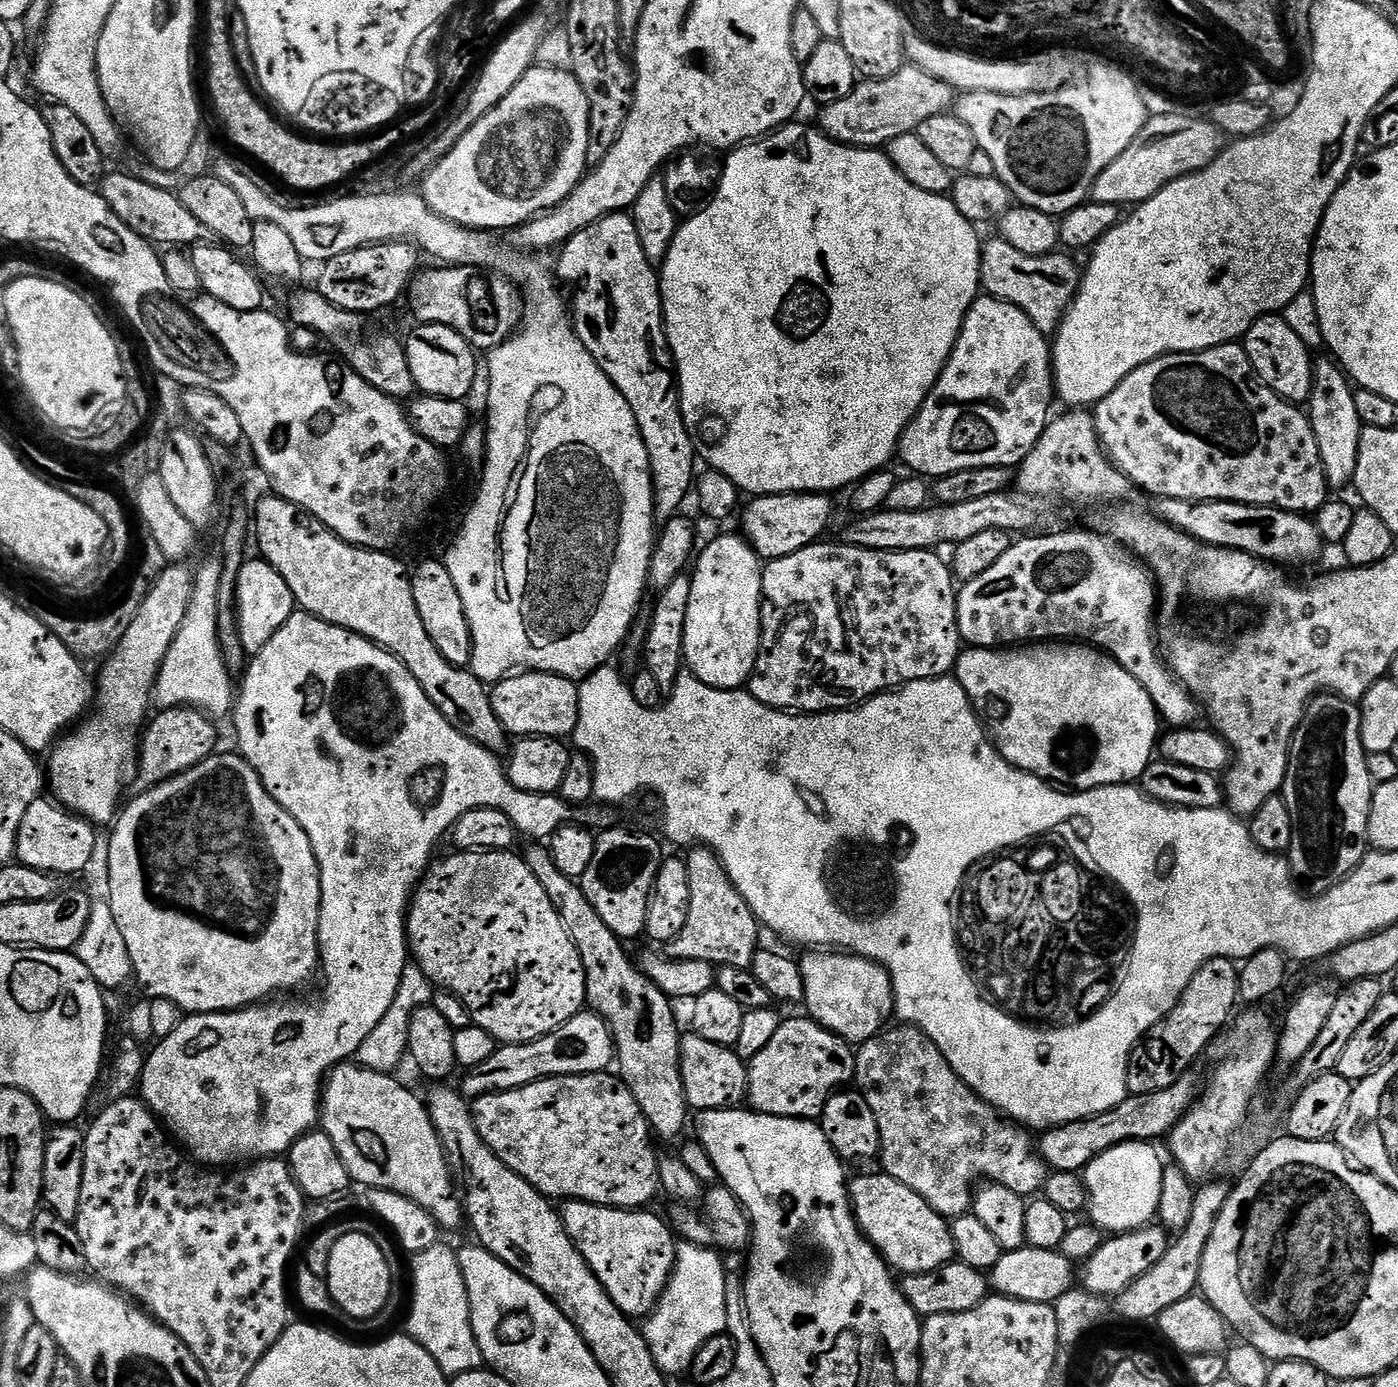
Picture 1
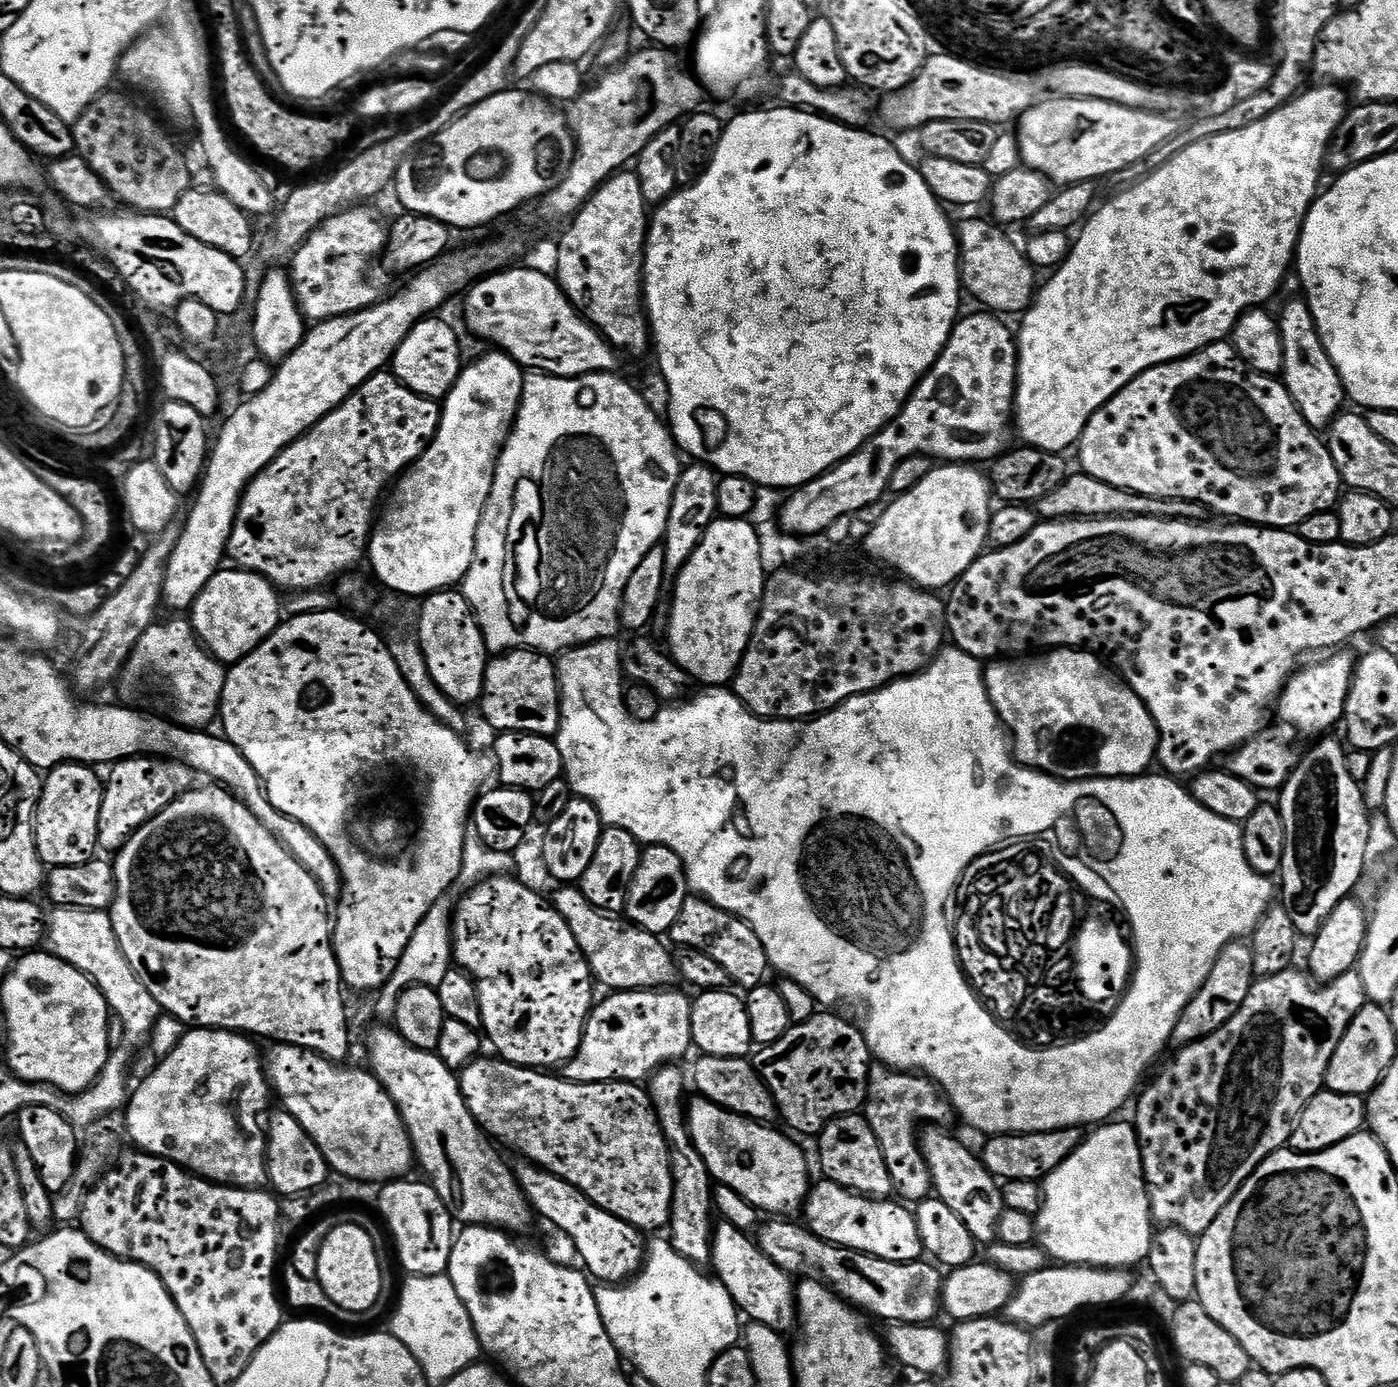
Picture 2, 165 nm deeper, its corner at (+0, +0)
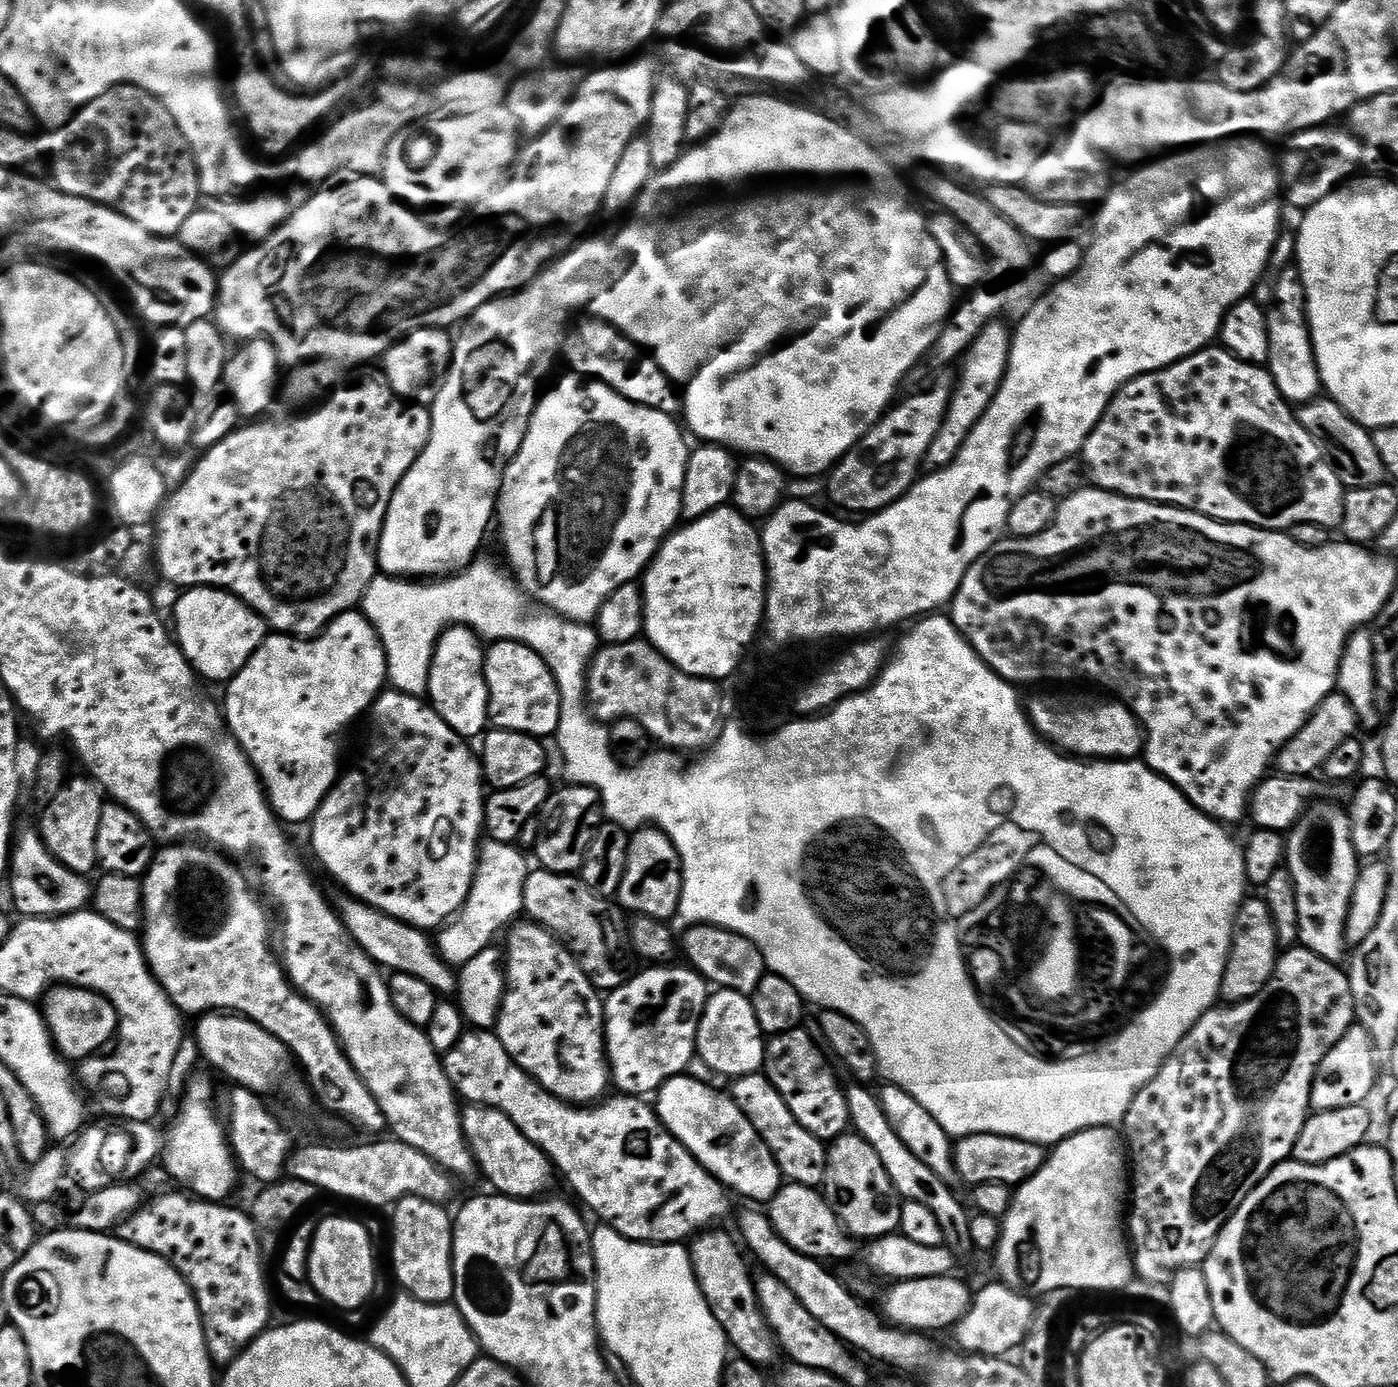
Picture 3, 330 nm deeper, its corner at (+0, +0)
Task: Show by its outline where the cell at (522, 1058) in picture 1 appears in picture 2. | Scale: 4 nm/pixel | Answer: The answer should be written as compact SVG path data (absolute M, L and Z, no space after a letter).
M641 990L608 994L588 1015L582 1042L567 1064L562 1076L575 1084L609 1082L644 1082L661 1066L671 1065L691 1049L692 1013L689 996L676 990Z

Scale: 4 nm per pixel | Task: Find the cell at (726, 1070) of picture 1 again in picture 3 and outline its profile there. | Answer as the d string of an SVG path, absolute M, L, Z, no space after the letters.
M763 1071L749 1076L737 1076L731 1081L730 1095L732 1101L746 1114L746 1118L754 1126L754 1130L766 1142L772 1152L776 1165L780 1168L780 1175L785 1181L801 1184L807 1188L819 1189L824 1182L826 1166L828 1165L828 1150L825 1141L819 1140L786 1106L782 1094L778 1094L776 1087L768 1081Z

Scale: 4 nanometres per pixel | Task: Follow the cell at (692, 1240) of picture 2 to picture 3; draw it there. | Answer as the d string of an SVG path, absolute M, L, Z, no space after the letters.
M705 1230L691 1241L692 1269L696 1275L698 1286L722 1330L728 1336L728 1343L736 1348L743 1359L752 1364L767 1366L782 1360L782 1349L772 1333L772 1327L764 1317L756 1293L756 1280L748 1269L749 1261L742 1248L735 1244L733 1233L716 1232L720 1230Z

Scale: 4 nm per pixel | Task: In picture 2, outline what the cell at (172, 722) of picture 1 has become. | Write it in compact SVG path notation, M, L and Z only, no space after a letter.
M133 756L130 760L120 760L117 764L111 765L107 769L104 780L104 793L102 794L102 814L98 814L98 845L104 848L109 854L119 852L124 843L139 830L143 824L150 822L170 802L174 802L183 792L191 792L194 787L194 773L192 769L184 764L177 764L171 760L163 758L153 758L151 756Z

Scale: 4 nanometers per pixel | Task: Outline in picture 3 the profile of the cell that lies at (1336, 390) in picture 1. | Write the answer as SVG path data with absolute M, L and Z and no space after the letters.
M1289 266L1277 278L1273 292L1273 302L1266 308L1268 314L1268 373L1274 378L1281 396L1293 406L1310 404L1321 395L1320 371L1316 365L1316 355L1312 345L1312 335L1308 329L1308 306L1304 302L1304 283L1300 269Z

